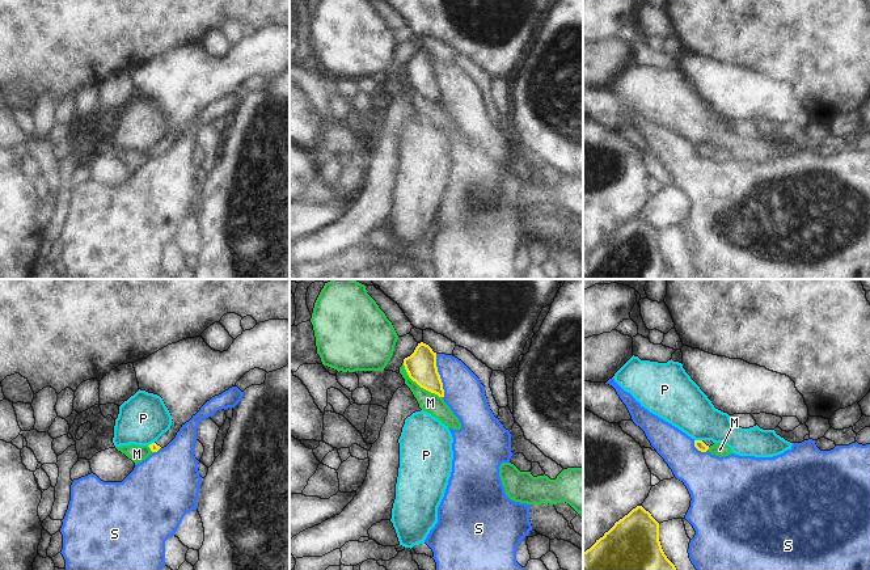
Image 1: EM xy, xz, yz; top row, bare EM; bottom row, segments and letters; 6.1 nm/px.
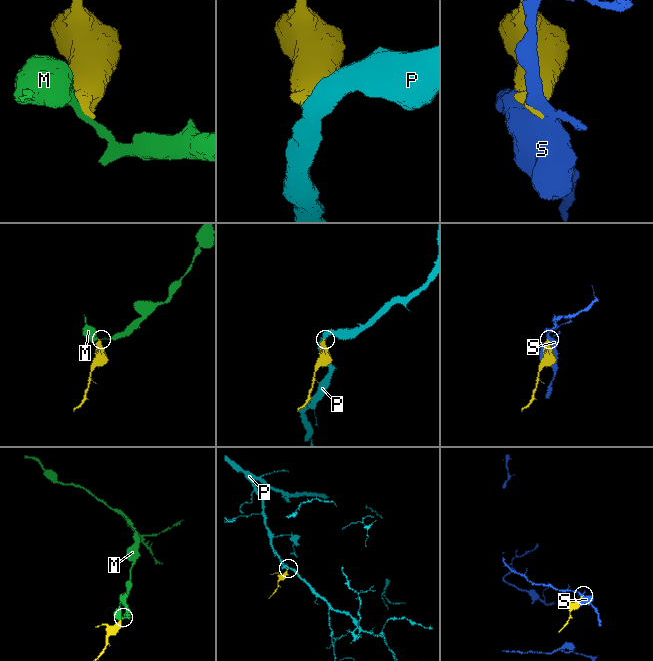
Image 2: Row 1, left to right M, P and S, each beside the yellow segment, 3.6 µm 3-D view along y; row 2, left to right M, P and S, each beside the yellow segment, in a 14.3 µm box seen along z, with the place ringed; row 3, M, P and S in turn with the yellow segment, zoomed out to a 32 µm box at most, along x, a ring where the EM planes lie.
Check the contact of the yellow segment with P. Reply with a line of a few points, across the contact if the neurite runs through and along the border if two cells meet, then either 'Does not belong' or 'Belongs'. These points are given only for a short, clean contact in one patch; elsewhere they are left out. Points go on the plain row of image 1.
Line: yz (695, 146), (701, 147). Does not belong

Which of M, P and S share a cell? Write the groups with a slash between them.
M / P / S

